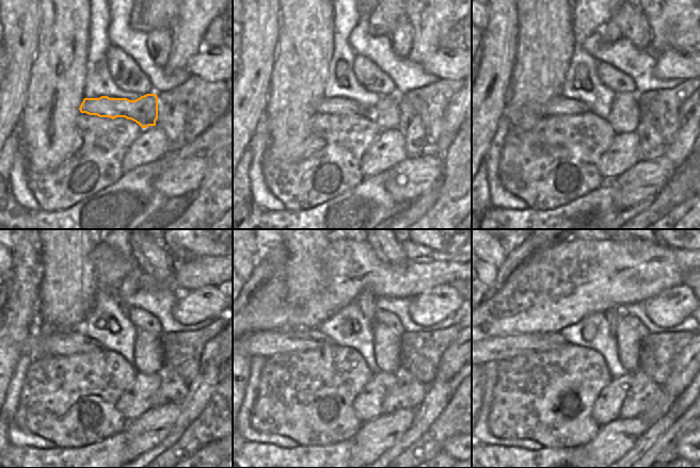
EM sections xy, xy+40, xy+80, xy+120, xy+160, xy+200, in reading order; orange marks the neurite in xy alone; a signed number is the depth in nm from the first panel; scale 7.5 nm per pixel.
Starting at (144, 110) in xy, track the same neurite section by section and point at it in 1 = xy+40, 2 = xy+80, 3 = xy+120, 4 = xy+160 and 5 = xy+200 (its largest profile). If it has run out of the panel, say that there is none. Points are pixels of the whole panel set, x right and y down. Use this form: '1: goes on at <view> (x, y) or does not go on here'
1: goes on at xy+40 (329, 106)
2: goes on at xy+80 (558, 106)
3: goes on at xy+120 (65, 342)
4: goes on at xy+160 (268, 343)
5: goes on at xy+200 (500, 349)

